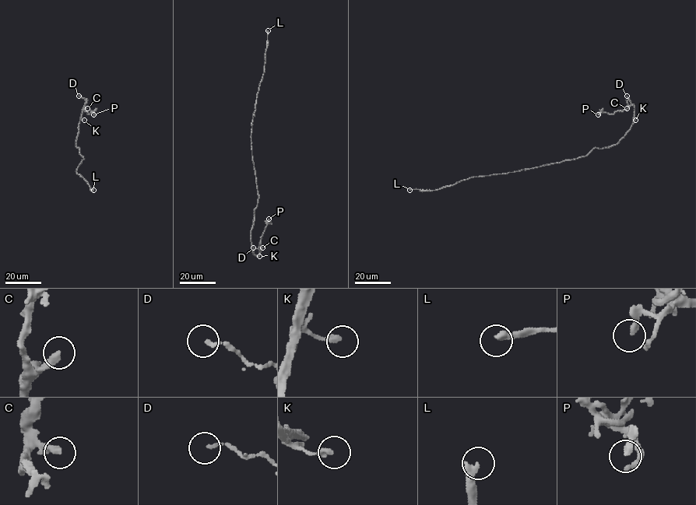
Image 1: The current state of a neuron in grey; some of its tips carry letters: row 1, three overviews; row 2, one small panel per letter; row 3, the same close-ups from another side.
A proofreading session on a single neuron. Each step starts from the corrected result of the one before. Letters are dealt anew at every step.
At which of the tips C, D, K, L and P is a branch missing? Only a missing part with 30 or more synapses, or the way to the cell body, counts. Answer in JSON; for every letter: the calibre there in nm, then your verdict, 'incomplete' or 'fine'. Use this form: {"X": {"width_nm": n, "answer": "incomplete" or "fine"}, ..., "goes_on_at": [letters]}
{"C": {"width_nm": 300, "answer": "incomplete"}, "D": {"width_nm": 140, "answer": "fine"}, "K": {"width_nm": 200, "answer": "fine"}, "L": {"width_nm": 300, "answer": "incomplete"}, "P": {"width_nm": 260, "answer": "fine"}, "goes_on_at": ["C", "L"]}

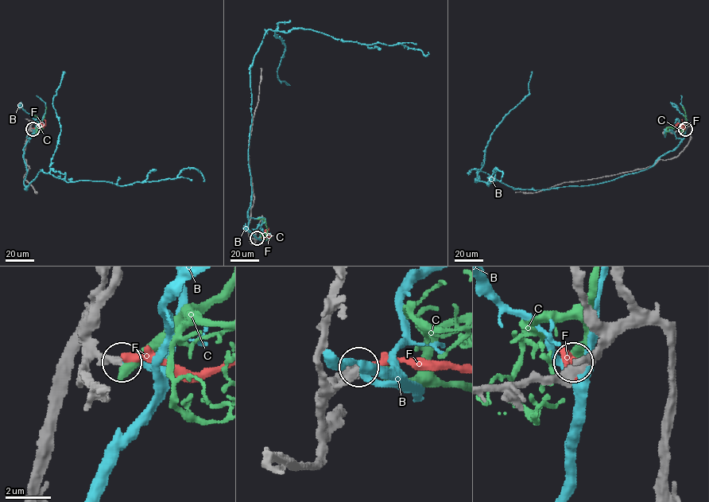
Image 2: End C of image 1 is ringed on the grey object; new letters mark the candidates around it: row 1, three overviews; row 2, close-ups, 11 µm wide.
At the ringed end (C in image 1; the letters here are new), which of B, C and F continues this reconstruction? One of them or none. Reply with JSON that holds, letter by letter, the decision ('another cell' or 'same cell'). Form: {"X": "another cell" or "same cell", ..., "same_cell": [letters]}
{"B": "another cell", "C": "another cell", "F": "another cell", "same_cell": []}

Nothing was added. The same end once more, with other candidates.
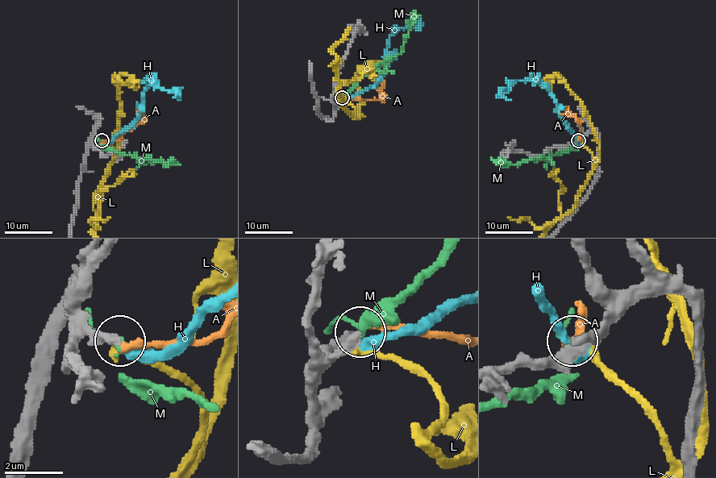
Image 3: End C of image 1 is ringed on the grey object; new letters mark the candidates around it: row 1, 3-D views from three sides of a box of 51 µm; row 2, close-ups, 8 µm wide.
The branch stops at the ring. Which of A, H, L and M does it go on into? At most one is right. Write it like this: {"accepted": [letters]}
{"accepted": ["M"]}

